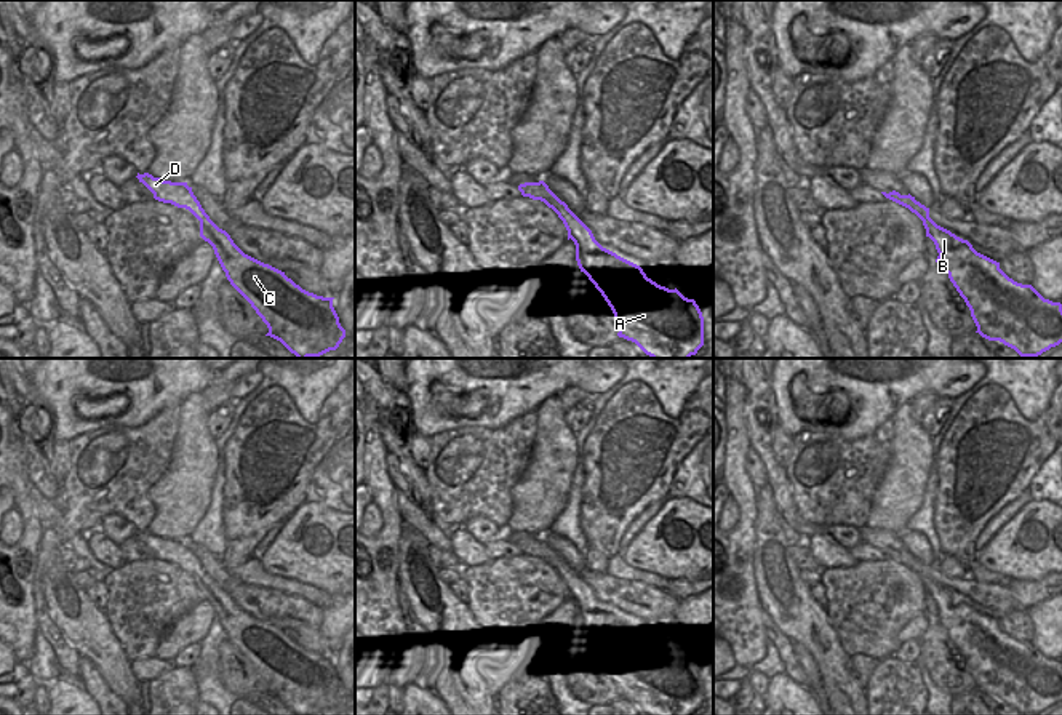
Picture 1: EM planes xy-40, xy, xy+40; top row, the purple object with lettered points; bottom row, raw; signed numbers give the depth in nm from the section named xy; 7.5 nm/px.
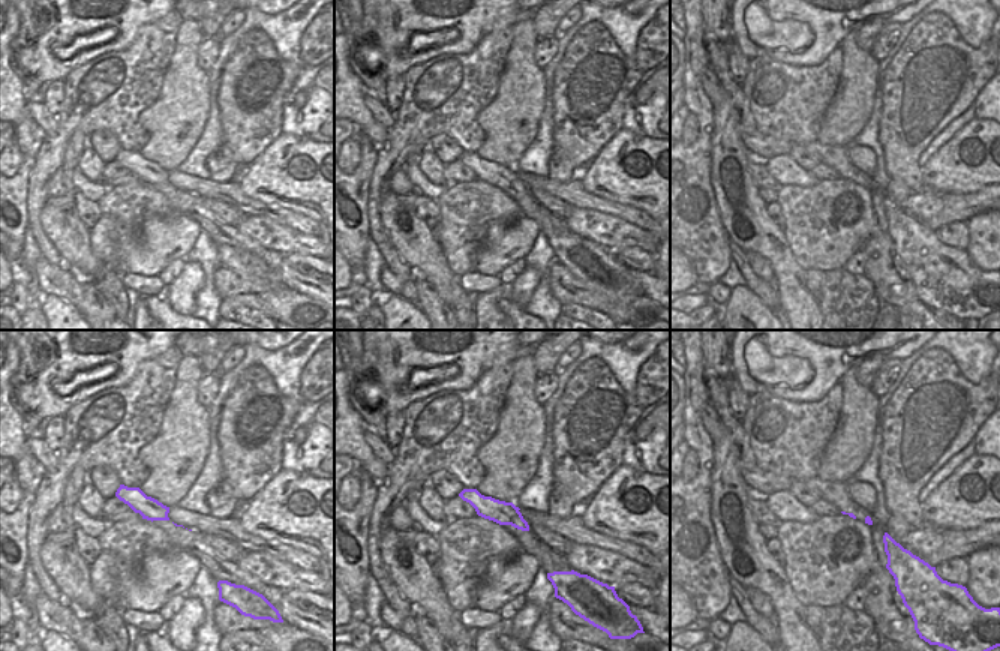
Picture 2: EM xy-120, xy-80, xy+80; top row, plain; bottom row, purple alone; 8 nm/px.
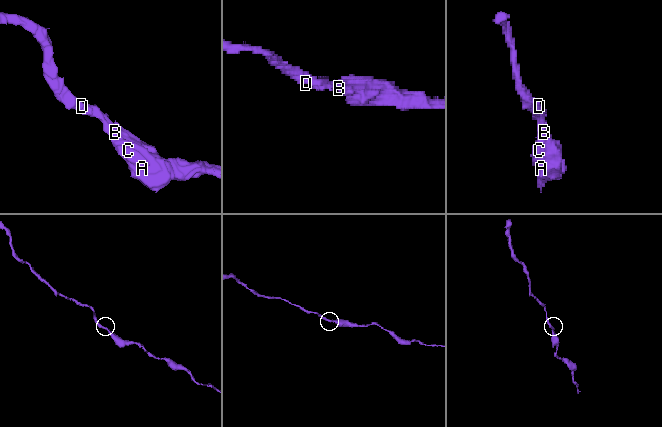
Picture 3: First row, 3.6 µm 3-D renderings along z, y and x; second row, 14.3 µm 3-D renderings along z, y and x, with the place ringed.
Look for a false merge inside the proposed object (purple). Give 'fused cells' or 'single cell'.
single cell

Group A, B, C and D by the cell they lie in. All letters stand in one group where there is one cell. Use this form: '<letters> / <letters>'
A B C D

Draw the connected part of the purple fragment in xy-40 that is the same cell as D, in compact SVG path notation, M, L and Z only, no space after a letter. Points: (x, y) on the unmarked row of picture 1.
M149 531L136 534L163 561L189 568L200 579L200 595L208 600L230 643L251 662L270 694L296 715L320 715L336 709L345 688L333 665L334 656L302 648L285 630L245 613L202 566L187 541L171 541Z

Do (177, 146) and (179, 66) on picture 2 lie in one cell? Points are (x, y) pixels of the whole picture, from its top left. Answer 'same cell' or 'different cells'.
same cell

